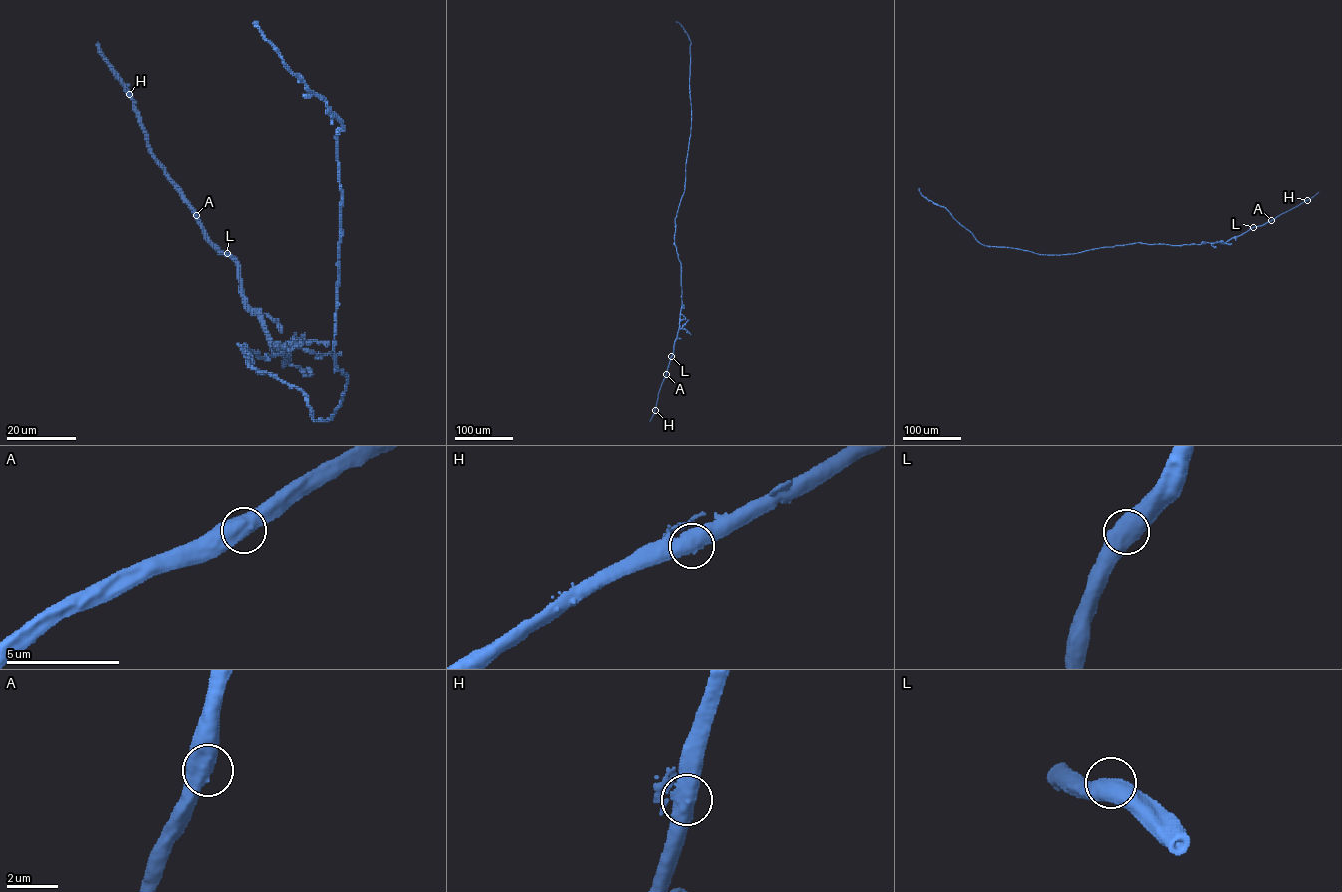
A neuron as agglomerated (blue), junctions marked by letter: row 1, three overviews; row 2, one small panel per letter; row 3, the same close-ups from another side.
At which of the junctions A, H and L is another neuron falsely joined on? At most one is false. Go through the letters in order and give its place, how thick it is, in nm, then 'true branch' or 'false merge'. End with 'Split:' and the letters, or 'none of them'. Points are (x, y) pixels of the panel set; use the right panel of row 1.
A: place (1271, 220); calibre 700 nm; true branch
H: place (1307, 200); calibre 700 nm; true branch
L: place (1253, 227); calibre 650 nm; true branch
Split: none of them

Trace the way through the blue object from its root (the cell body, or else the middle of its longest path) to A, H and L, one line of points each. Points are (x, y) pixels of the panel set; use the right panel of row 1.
A: (1114, 246), (1139, 242), (1178, 245), (1225, 243), (1271, 220)
H: (1114, 246), (1139, 242), (1178, 245), (1225, 243), (1307, 200)
L: (1114, 246), (1139, 242), (1178, 245), (1225, 243), (1253, 227)

